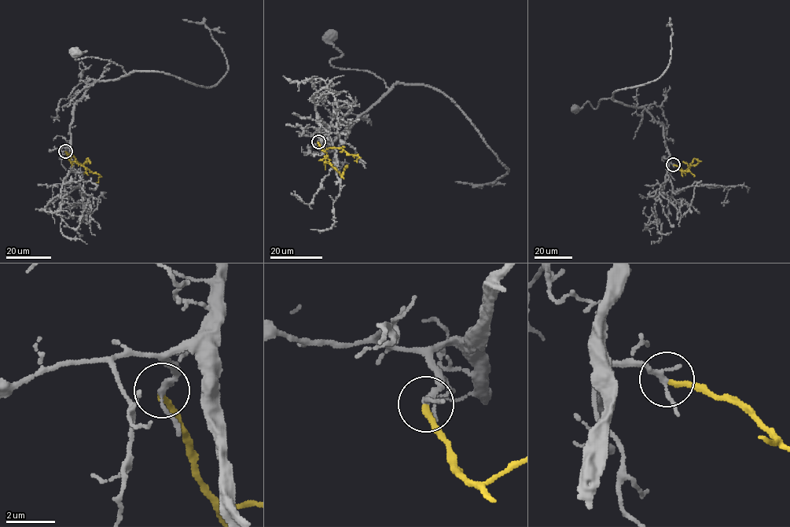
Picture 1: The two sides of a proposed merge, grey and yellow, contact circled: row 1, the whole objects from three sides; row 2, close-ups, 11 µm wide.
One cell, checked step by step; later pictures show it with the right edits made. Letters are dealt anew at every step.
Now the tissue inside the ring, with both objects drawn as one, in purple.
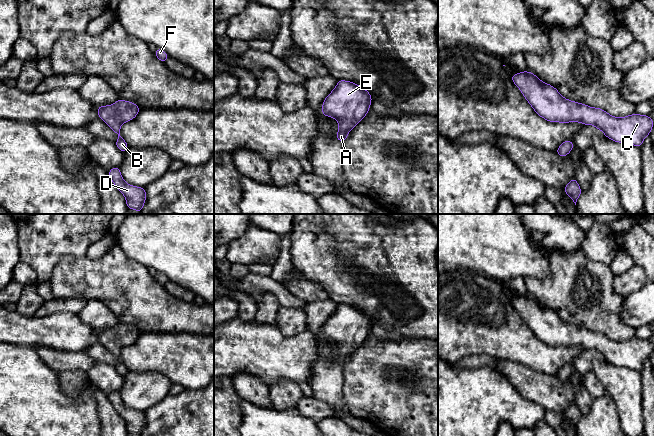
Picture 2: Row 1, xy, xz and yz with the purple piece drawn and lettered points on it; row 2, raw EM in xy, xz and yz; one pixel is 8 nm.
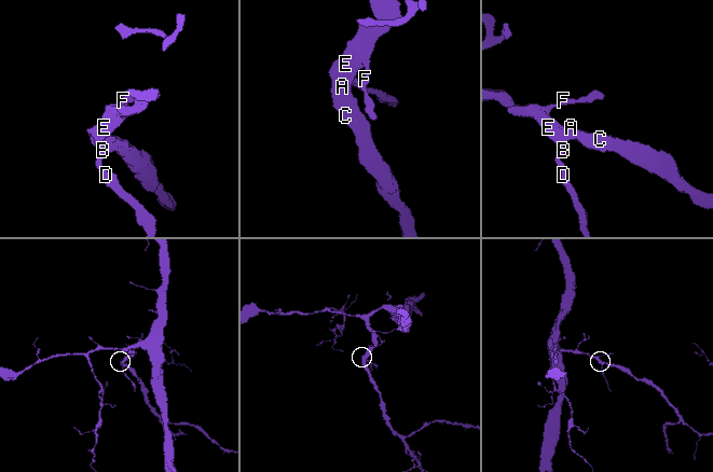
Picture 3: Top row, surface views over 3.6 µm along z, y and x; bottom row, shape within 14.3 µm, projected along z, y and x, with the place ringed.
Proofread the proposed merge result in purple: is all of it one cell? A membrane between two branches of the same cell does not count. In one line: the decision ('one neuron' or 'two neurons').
one neuron

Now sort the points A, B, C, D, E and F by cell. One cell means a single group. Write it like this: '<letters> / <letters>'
A B C D E F

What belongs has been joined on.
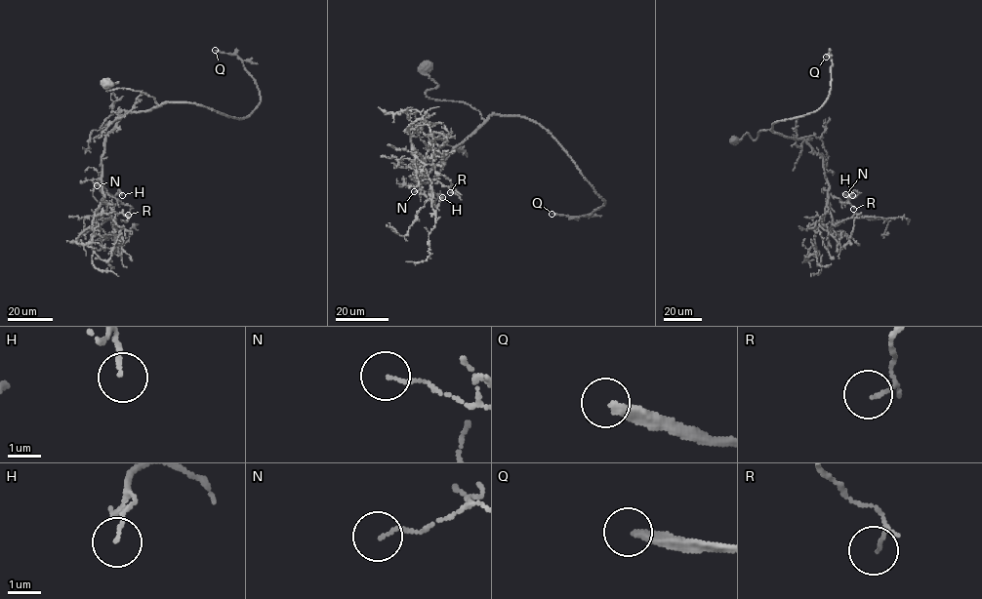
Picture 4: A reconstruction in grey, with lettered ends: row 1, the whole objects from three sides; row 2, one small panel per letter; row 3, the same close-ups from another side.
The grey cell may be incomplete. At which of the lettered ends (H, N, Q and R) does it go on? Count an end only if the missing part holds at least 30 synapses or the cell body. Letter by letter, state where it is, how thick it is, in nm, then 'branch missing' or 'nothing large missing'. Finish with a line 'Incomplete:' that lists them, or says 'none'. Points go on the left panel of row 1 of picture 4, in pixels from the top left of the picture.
H: place (122, 195); calibre 110 nm; nothing large missing
N: place (97, 185); calibre 110 nm; nothing large missing
Q: place (215, 50); calibre 280 nm; branch missing
R: place (128, 215); calibre 50 nm; nothing large missing
Incomplete: Q

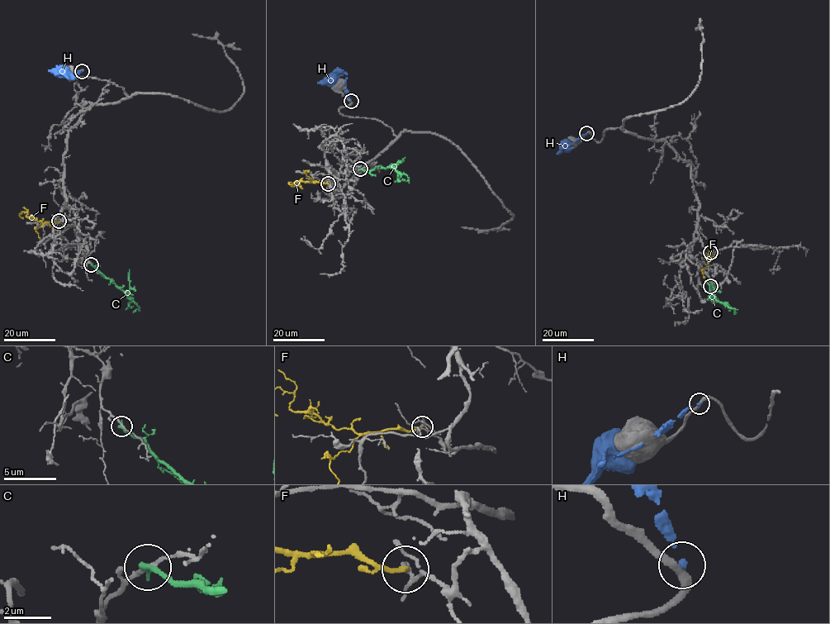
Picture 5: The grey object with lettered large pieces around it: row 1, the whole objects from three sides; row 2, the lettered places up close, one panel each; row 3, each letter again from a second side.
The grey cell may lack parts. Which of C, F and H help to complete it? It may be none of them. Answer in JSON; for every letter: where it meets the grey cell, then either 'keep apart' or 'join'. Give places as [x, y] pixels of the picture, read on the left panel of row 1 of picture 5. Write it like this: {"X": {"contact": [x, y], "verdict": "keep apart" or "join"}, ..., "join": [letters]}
{"C": {"contact": [91, 264], "verdict": "keep apart"}, "F": {"contact": [59, 221], "verdict": "keep apart"}, "H": {"contact": [82, 71], "verdict": "keep apart"}, "join": []}

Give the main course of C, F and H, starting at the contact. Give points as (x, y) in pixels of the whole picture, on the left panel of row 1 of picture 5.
C: (91, 264), (121, 288), (139, 307), (133, 312)
F: (59, 221), (41, 222), (27, 217), (23, 211), (19, 214), (23, 218)
H: (82, 71), (75, 74), (78, 77), (70, 77), (48, 70)

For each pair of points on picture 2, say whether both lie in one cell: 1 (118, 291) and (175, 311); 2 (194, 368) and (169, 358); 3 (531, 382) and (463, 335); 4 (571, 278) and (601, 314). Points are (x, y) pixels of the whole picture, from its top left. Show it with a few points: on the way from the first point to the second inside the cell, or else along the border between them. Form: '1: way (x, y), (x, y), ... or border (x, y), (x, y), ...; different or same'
1: way (132, 294), (148, 307), (161, 311); same
2: way (188, 362), (184, 358), (175, 358); same
3: border (498, 358), (517, 361), (521, 364); different
4: way (576, 287), (592, 305); same

